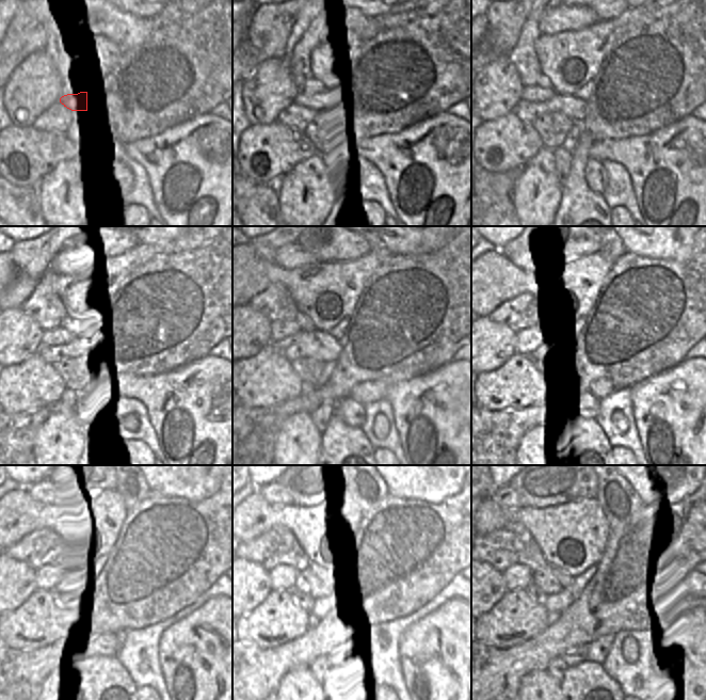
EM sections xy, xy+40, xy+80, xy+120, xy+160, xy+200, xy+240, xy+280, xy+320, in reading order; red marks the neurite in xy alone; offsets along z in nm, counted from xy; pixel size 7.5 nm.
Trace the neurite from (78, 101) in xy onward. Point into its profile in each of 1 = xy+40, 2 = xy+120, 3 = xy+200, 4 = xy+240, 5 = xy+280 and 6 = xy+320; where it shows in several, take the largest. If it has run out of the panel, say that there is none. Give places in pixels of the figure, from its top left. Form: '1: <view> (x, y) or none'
1: xy+40 (314, 101)
2: xy+120 (57, 336)
3: xy+200 (527, 339)
4: xy+240 (46, 577)
5: xy+280 (283, 577)
6: xy+320 (517, 576)

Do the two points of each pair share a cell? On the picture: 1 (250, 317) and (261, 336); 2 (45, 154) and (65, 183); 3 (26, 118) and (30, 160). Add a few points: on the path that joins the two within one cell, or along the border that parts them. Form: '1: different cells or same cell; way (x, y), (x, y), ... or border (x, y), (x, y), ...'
1: same cell; way (250, 321), (250, 324), (257, 332)
2: different cells; border (70, 156), (61, 160), (37, 185)
3: different cells; border (12, 124), (18, 127), (31, 126)

